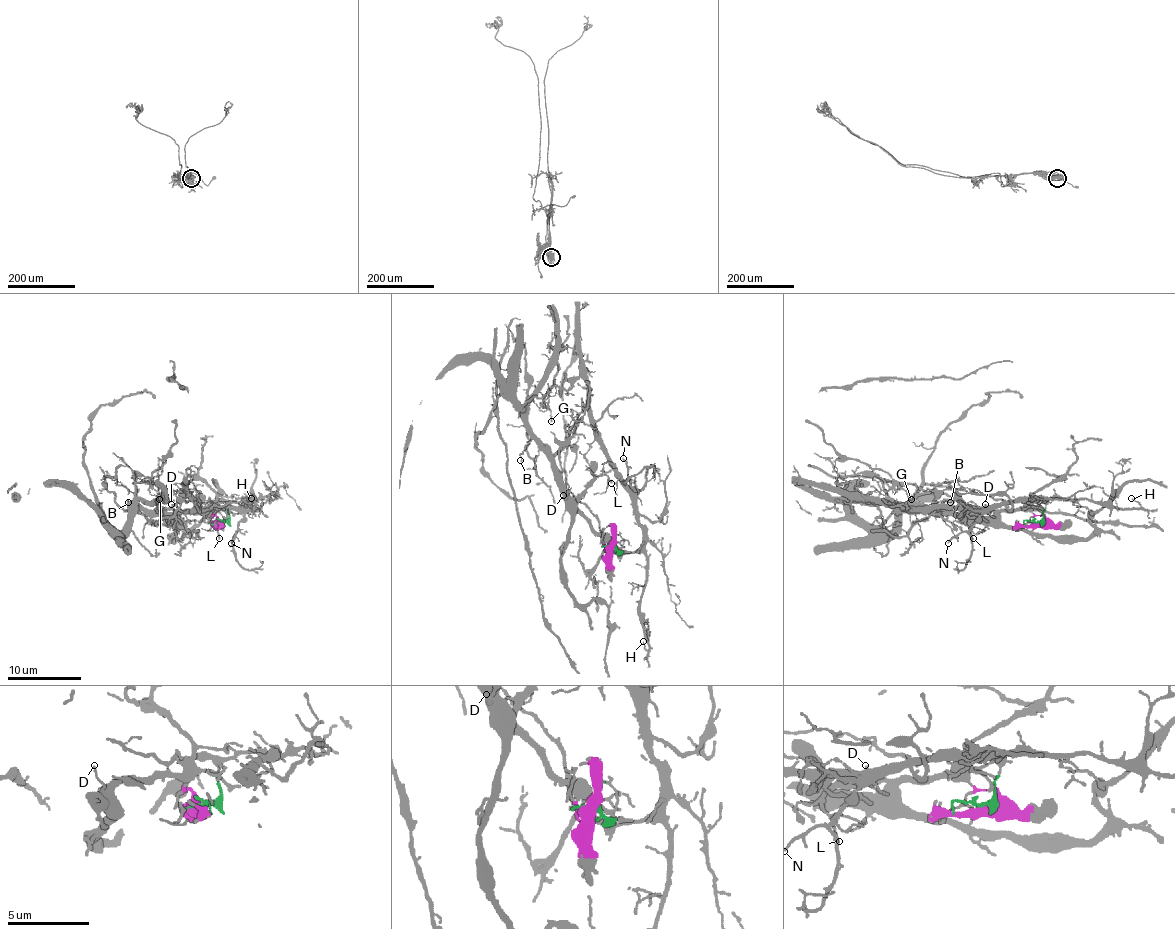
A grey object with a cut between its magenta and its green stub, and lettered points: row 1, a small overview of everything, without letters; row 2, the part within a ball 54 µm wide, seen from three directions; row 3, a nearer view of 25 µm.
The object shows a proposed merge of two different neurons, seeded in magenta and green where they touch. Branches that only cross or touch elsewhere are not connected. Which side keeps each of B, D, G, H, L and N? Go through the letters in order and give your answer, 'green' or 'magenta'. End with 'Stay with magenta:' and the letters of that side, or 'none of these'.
B: magenta
D: magenta
G: magenta
H: green
L: magenta
N: green
Stay with magenta: B, D, G, L

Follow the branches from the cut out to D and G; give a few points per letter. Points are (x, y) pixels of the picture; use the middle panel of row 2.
D: (610, 546), (608, 553), (605, 540), (564, 494)
G: (610, 546), (608, 553), (601, 537), (566, 496), (551, 452), (531, 429), (527, 393), (551, 413), (551, 420)

